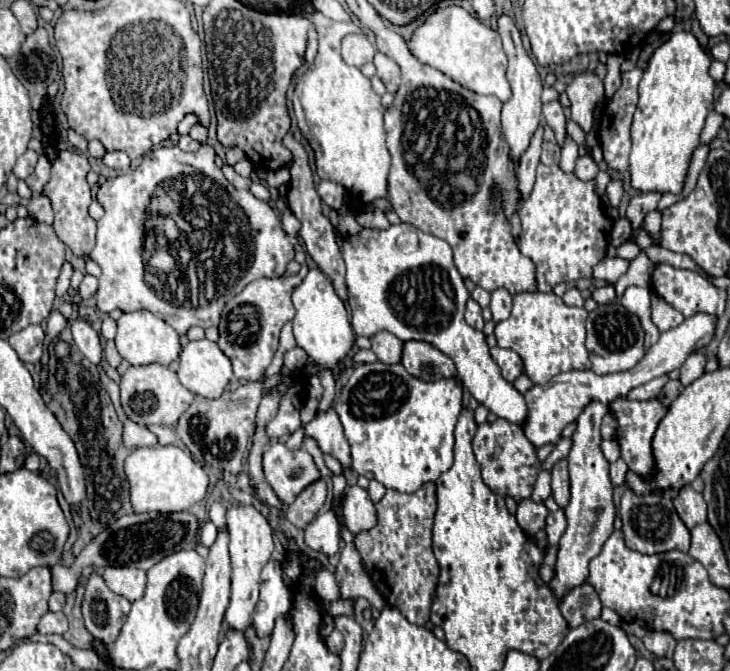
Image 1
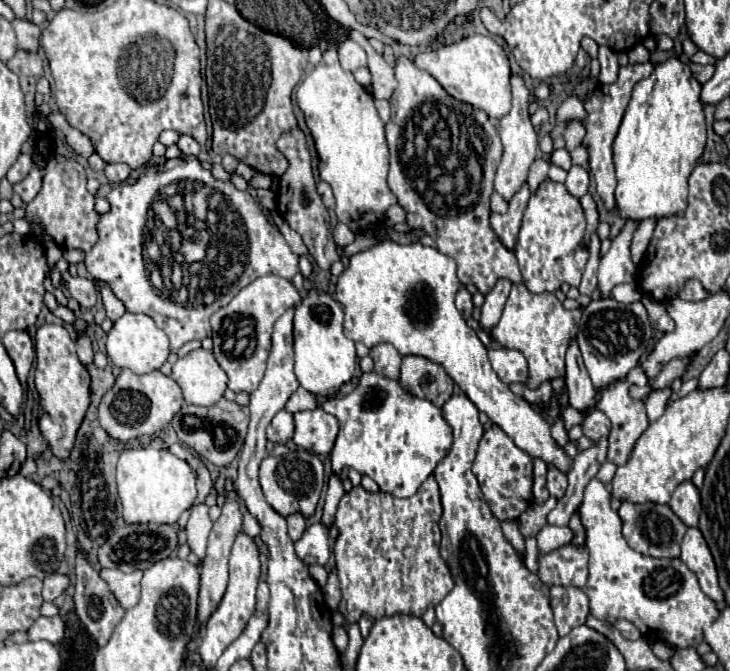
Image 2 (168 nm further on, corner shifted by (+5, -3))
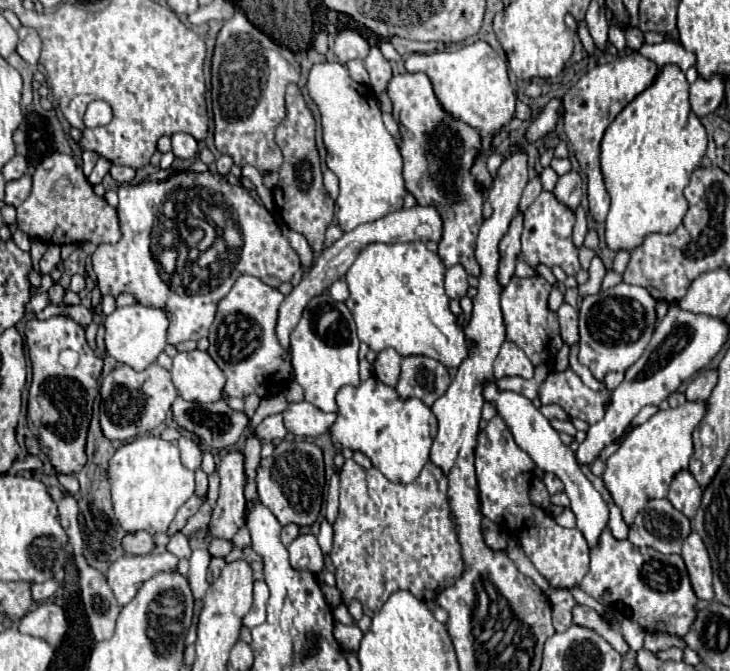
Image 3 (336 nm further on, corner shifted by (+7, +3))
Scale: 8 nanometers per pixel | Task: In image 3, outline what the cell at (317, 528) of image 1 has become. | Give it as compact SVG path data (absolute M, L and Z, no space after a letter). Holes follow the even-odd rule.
M301 534L293 540L293 544L289 546L289 558L291 558L291 566L293 568L303 568L309 572L319 572L323 568L323 552L317 544L315 534Z

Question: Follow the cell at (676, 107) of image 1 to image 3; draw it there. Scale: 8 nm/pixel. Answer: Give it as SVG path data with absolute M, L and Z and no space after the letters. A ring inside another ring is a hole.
M667 64L649 88L635 96L611 122L601 142L601 172L611 196L605 240L611 250L633 250L651 232L673 232L687 214L683 188L707 150L707 132L689 106L689 82L679 66Z

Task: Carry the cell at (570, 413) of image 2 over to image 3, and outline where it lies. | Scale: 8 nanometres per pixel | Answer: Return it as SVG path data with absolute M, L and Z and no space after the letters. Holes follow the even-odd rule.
M621 282L595 296L587 296L579 308L579 362L585 364L597 380L605 380L609 372L625 372L633 362L637 362L637 358L641 358L653 330L655 300L645 288Z

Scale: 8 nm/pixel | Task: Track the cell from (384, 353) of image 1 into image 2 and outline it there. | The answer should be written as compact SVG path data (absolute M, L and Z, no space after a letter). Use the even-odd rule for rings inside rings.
M379 344L371 348L369 356L375 362L375 372L379 376L399 380L399 366L401 366L401 356L391 344Z

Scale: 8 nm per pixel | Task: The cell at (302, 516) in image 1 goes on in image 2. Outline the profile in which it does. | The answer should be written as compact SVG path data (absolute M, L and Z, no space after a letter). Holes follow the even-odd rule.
M293 514L287 518L287 524L289 524L289 538L293 542L297 542L301 538L301 534L305 532L305 524L307 524L305 518L301 514Z

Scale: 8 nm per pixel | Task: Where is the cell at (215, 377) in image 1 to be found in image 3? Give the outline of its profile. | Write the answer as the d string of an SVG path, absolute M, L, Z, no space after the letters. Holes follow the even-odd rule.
M179 352L173 358L171 376L183 400L207 404L223 398L225 374L217 370L217 364L207 352Z

